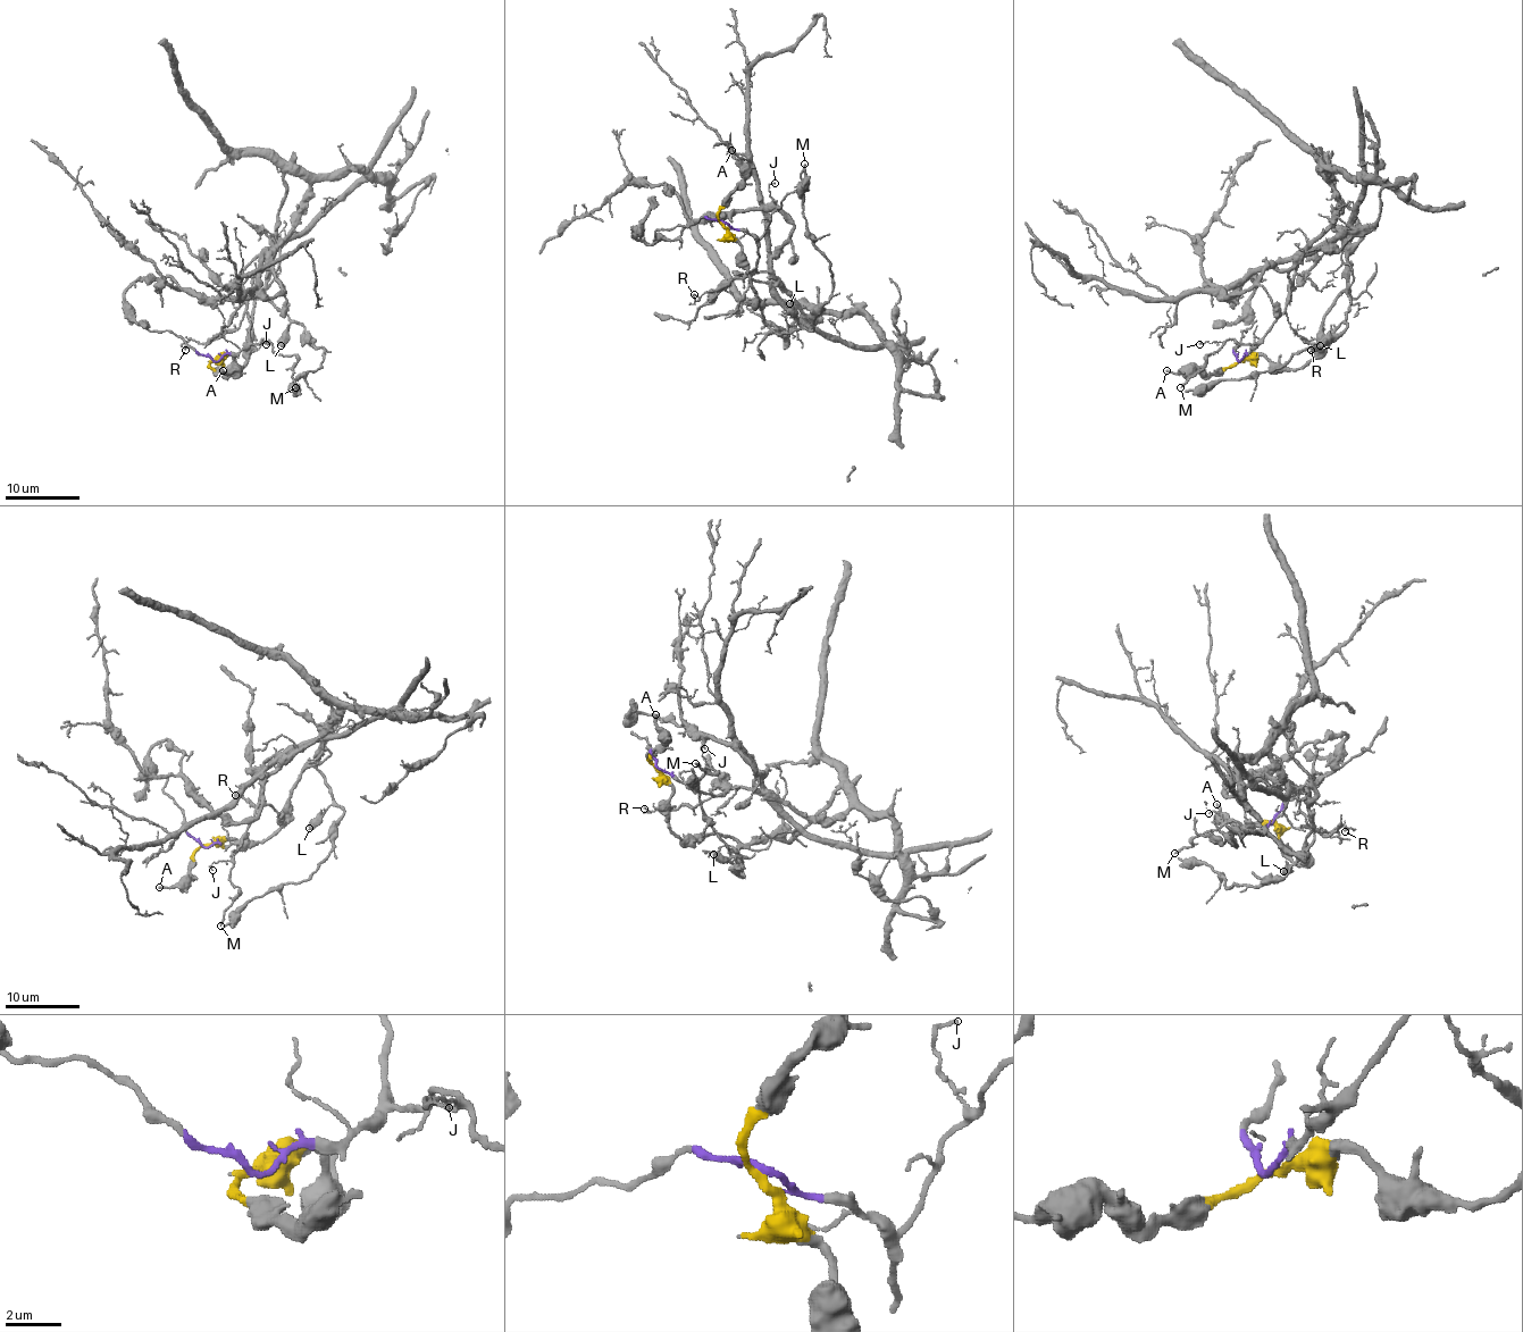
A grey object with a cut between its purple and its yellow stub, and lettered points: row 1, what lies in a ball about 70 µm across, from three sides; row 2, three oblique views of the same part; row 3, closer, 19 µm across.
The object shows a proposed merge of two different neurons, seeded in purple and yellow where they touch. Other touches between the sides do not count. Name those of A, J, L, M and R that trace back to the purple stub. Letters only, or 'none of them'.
J, M, R

